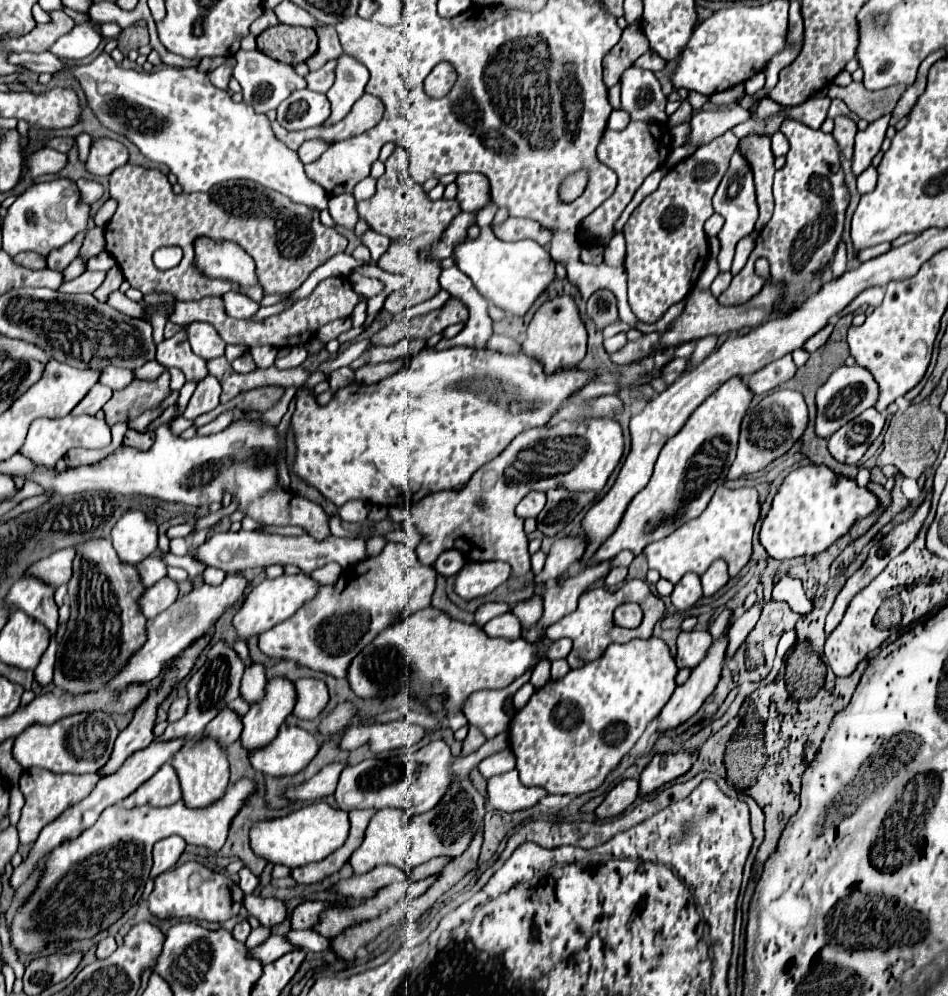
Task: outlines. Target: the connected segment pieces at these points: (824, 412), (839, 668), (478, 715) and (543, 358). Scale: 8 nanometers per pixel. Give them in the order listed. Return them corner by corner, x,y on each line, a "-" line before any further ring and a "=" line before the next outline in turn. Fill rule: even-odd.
857,364
855,366
841,366
841,368
837,368
829,376
829,380
817,390
817,418
815,418
817,436
829,438
843,424
847,424
849,420
859,416
863,410
873,406
877,402
877,398
879,398
877,380
873,378
873,374
867,368
857,366
=
879,576
863,592
859,592
851,600
851,604
849,604
843,620
839,622
839,626
835,628
835,632
827,636
827,642
825,642
825,658
827,658
827,664
831,666
831,670
837,676
851,676
853,670
857,668
857,664
861,660
865,660
871,650
875,650
877,646
883,644
883,632
885,630
879,630
875,626
875,614
877,614
879,606
883,604
883,600
885,600
885,586
883,586
881,576
=
533,668
529,669
511,684
511,688
505,688
501,692
473,692
473,696
469,696
469,700
465,702
465,716
469,724
479,726
479,730
487,738
505,732
509,728
509,718
503,712
505,698
515,694
517,688
529,682
532,671
=
557,296
553,300
547,300
533,316
529,328
527,328
527,338
523,342
523,352
535,360
541,362
543,372
551,376
555,370
565,368
577,368
577,364
585,358
587,350
587,330
583,320
579,318
579,310
569,296

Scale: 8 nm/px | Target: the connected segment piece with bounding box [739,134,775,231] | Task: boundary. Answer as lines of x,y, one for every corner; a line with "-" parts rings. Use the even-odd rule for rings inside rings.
749,134
739,140
739,150
749,162
755,188
757,188
757,202
761,214
755,223
755,230
761,231
772,217
774,197
772,192
775,166
773,166
773,152
771,152
771,136
767,134

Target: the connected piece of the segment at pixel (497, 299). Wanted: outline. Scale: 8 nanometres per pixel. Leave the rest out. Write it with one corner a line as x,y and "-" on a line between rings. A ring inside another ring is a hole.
489,226
481,230
481,236
477,240
467,238
463,244
459,244
453,256
457,260
457,268
471,278
473,286
485,300
515,316
525,316
531,304
555,280
557,262
541,244
533,240
519,240
519,242
499,240

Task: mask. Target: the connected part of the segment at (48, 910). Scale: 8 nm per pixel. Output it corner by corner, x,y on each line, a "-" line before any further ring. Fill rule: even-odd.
243,778
229,786
221,802
201,810
191,810
181,800
165,808
139,806
127,810
123,804
109,806
77,840
65,840
51,852
39,888
13,918
13,948
29,954
53,940
93,938
97,932
109,928
141,898
151,872
151,850
157,840
179,834
187,844
219,850
227,838
231,818
251,792
253,782

